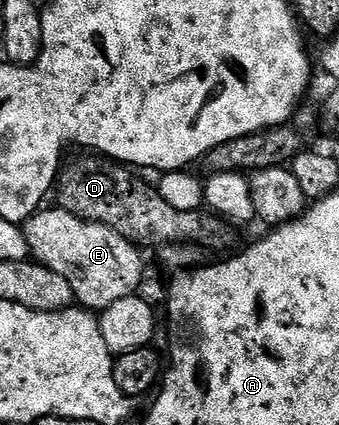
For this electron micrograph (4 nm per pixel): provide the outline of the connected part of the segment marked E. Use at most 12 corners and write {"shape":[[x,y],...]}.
{"shape":[[63,209],[24,220],[31,258],[81,308],[135,296],[141,248]]}

